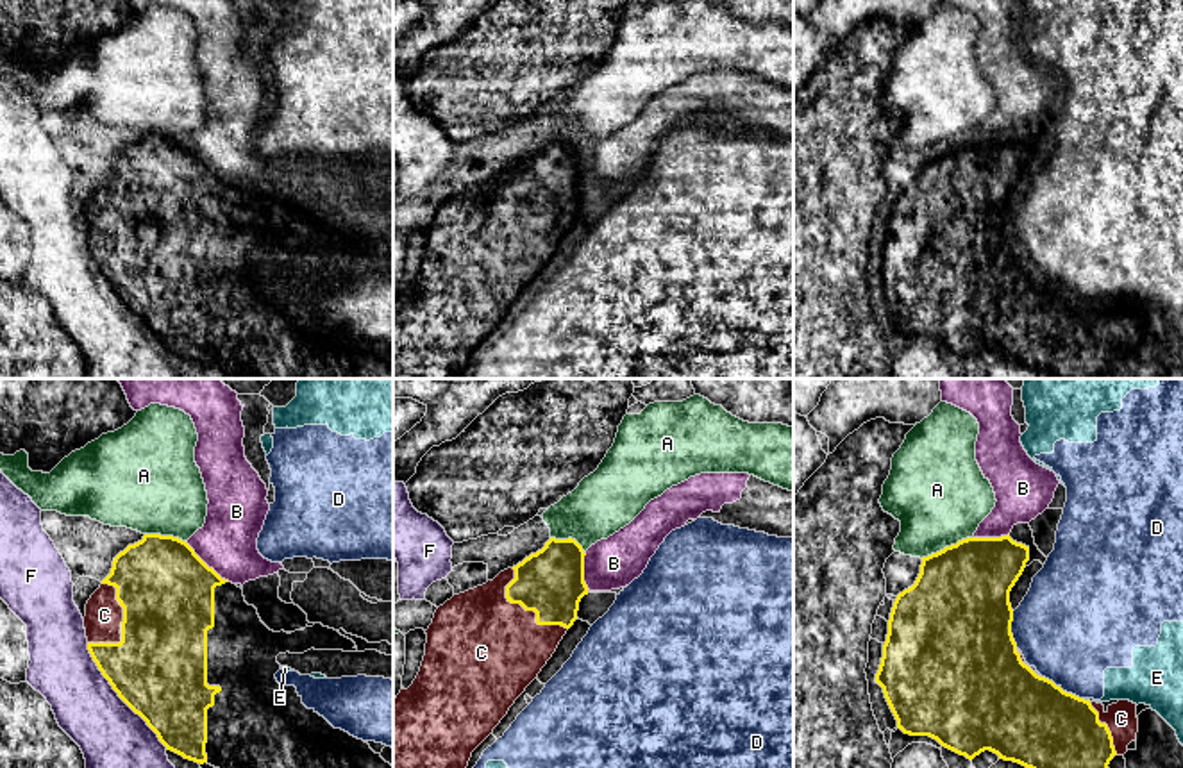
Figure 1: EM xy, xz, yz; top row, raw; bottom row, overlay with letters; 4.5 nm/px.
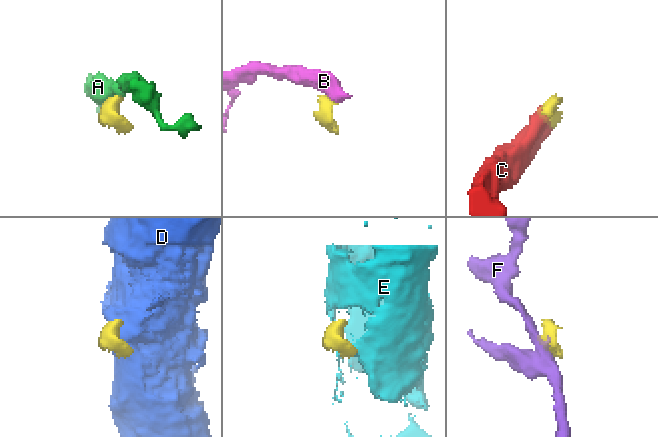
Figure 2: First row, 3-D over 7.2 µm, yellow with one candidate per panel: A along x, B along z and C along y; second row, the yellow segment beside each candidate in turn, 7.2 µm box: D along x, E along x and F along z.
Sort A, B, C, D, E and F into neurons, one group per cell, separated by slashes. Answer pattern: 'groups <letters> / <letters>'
groups A / B / C / D E / F

